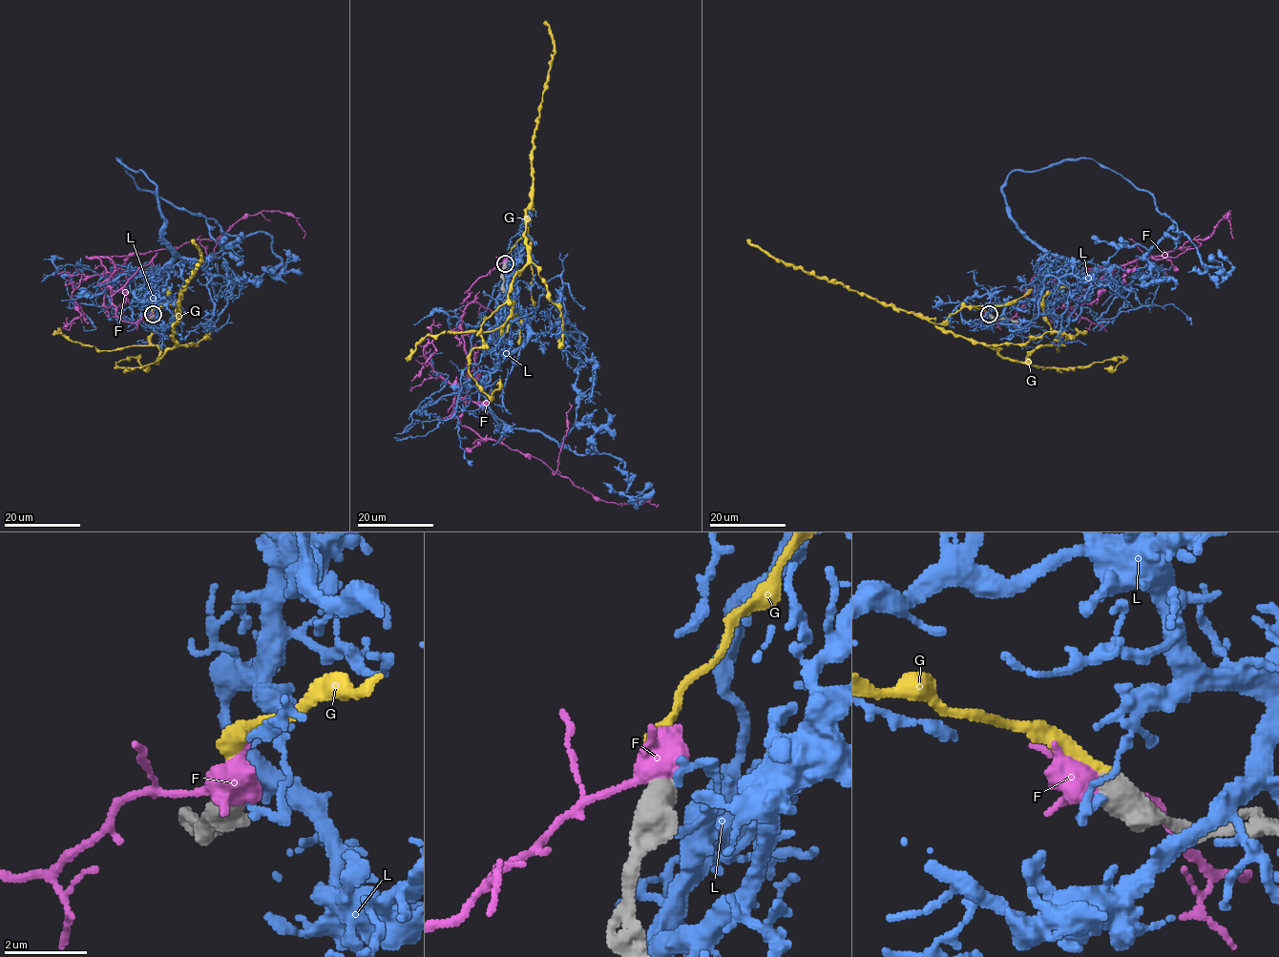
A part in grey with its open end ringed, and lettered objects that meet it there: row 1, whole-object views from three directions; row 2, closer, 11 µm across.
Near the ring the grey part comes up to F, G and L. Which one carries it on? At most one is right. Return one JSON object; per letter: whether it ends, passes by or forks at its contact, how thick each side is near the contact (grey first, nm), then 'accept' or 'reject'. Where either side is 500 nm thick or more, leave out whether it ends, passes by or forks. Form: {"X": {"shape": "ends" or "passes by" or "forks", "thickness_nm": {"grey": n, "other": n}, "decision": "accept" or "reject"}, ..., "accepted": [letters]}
{"F": {"thickness_nm": {"grey": 600, "other": 400}, "decision": "reject"}, "G": {"thickness_nm": {"grey": 600, "other": 280}, "decision": "accept"}, "L": {"thickness_nm": {"grey": 650, "other": 190}, "decision": "reject"}, "accepted": ["G"]}

